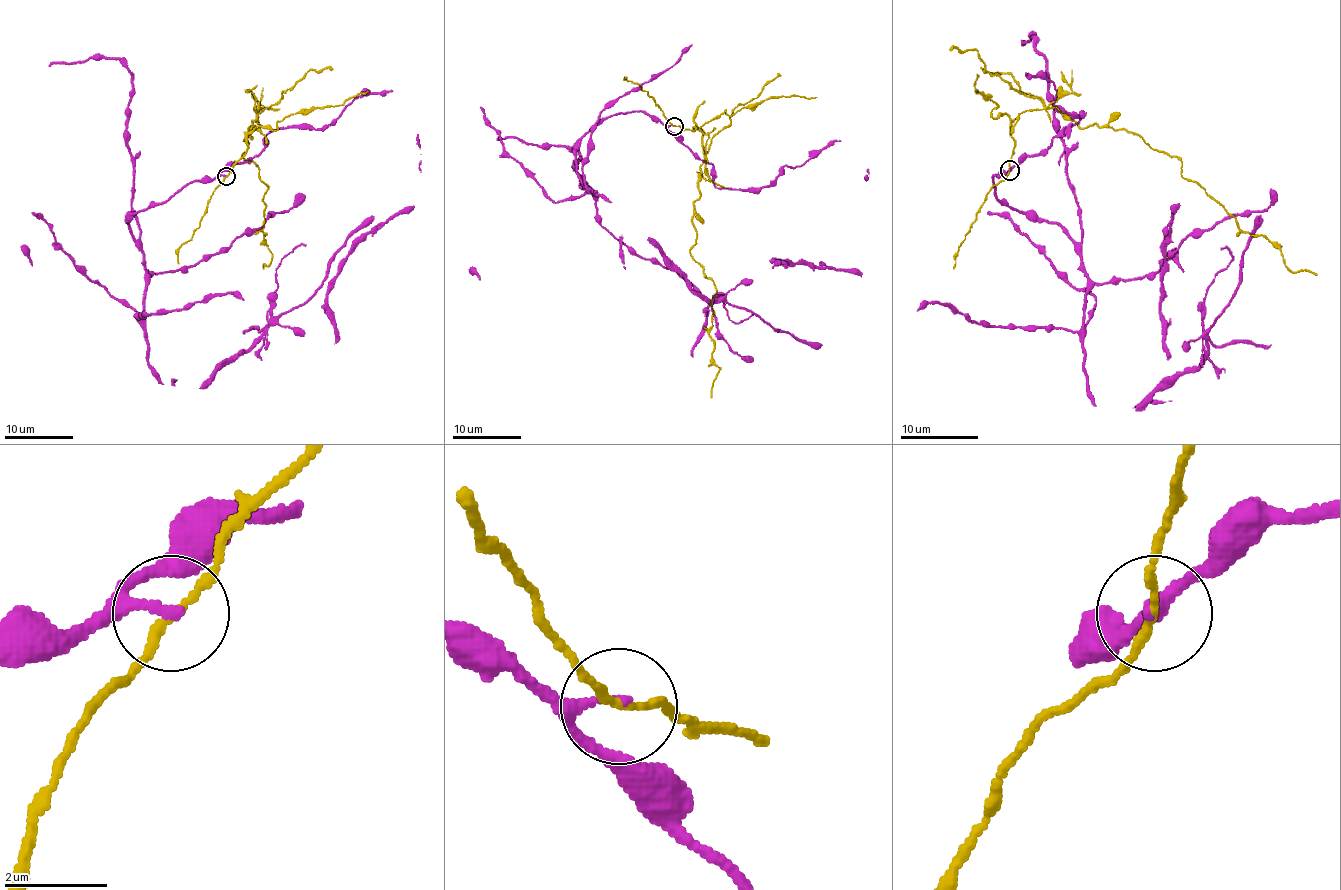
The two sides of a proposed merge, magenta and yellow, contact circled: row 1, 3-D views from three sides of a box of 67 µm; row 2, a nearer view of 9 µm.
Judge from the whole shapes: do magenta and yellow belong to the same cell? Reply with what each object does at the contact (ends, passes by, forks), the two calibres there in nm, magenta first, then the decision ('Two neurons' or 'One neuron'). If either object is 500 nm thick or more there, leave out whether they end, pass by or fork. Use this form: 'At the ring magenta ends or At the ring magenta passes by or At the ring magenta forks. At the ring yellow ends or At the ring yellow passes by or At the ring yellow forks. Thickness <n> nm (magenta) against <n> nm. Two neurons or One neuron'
At the ring magenta ends. At the ring yellow passes by. Thickness 180 nm (magenta) against 140 nm. Two neurons

